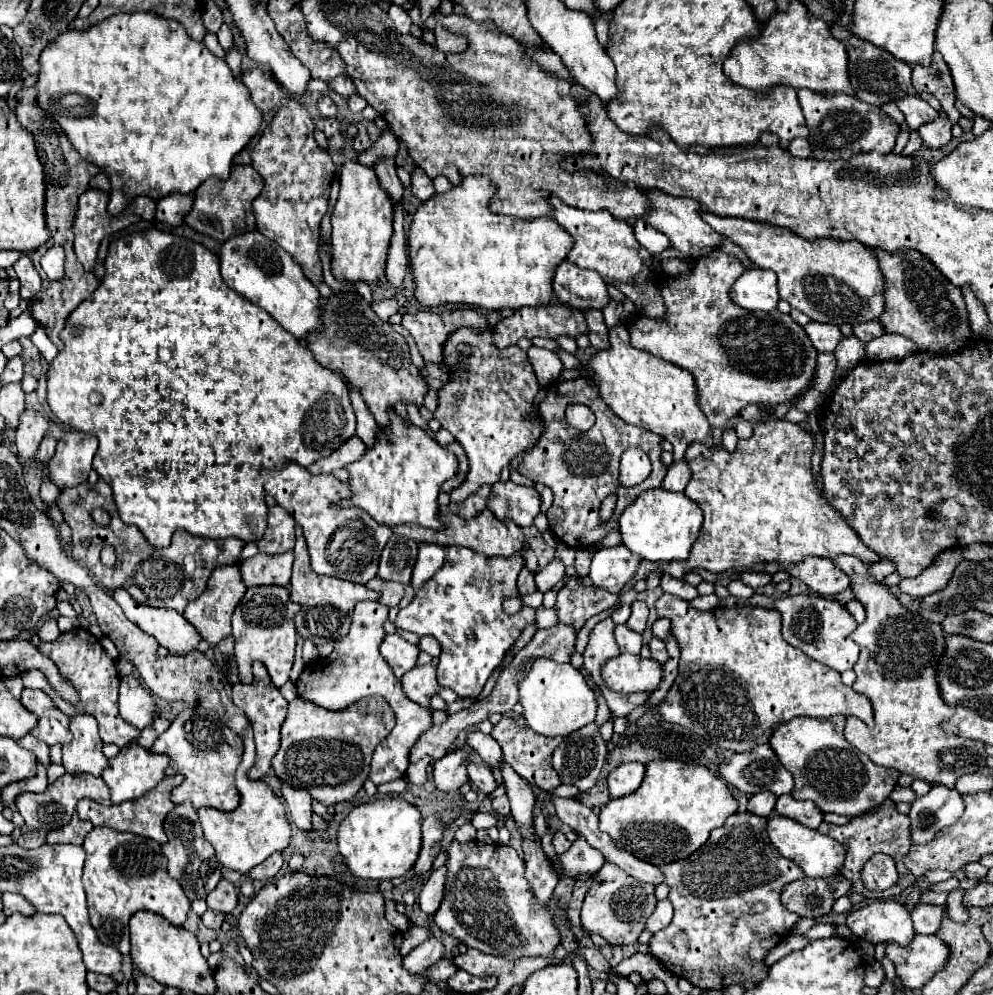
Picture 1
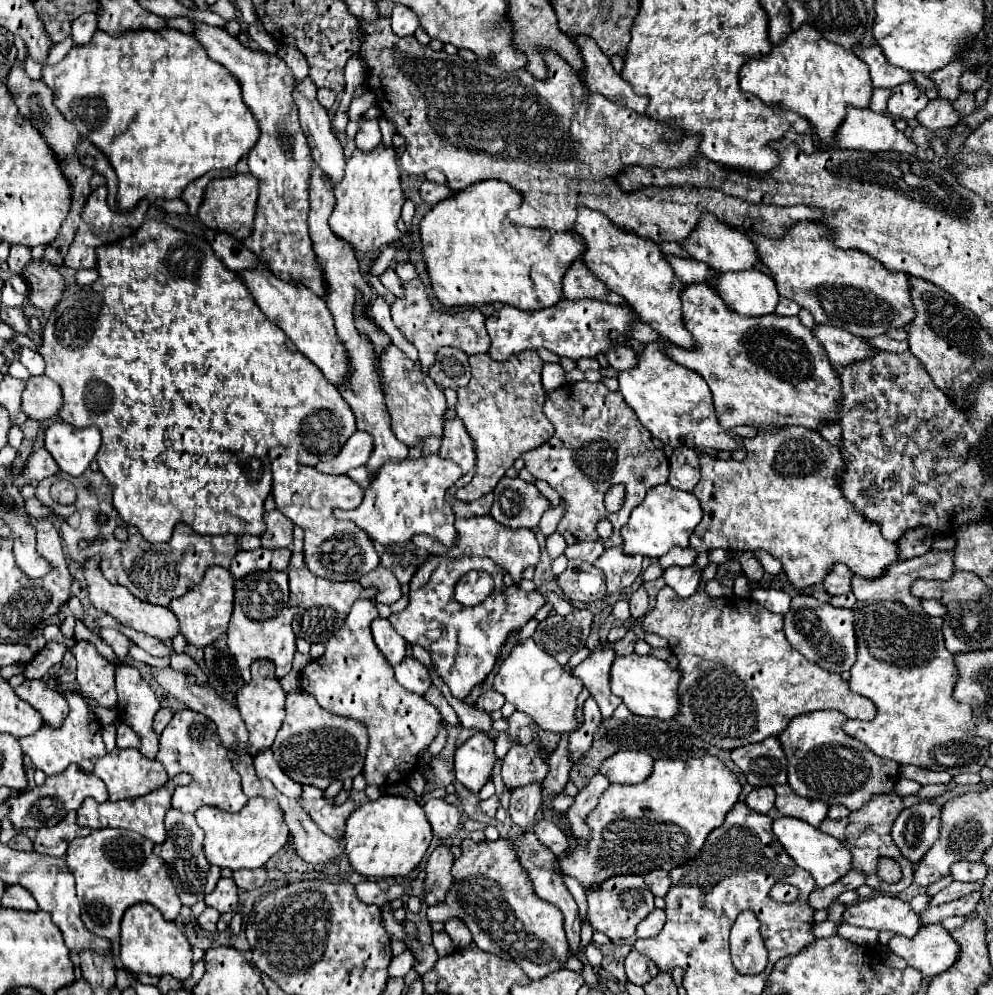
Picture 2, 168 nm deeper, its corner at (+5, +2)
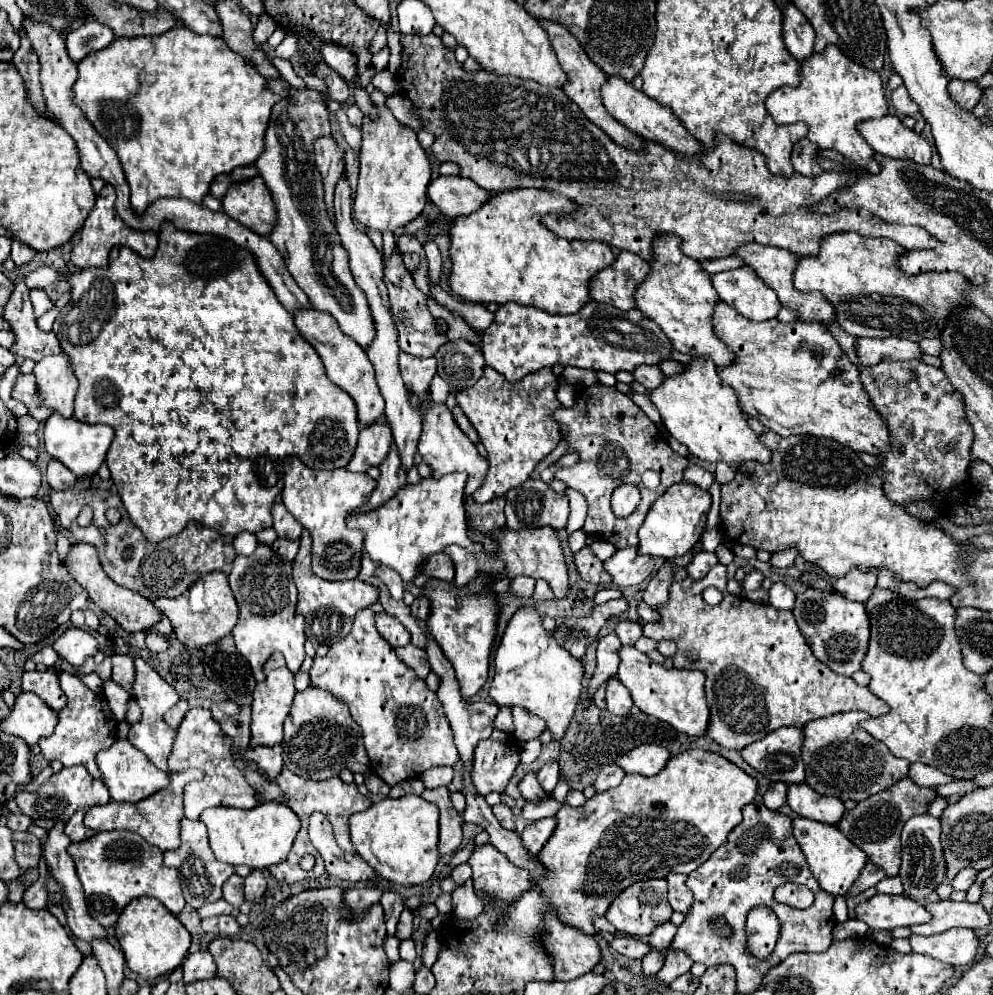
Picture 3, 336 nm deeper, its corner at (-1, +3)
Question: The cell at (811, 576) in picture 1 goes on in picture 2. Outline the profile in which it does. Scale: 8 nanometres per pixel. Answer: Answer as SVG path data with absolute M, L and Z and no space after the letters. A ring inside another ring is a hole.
M835 565L833 571L825 577L823 587L829 595L845 595L851 591L851 577L853 571L845 565Z

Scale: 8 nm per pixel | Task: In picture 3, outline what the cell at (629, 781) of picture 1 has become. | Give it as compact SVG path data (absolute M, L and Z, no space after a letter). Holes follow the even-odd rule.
M639 746L617 760L617 766L625 774L643 774L655 776L669 760L669 752L663 746Z

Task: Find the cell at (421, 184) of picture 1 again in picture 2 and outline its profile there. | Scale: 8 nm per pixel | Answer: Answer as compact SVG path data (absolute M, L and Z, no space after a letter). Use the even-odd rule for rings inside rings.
M425 181L419 189L421 193L421 199L429 205L437 205L439 201L445 201L449 197L453 197L457 191L453 191L449 185L437 185L437 183L431 183L431 181Z

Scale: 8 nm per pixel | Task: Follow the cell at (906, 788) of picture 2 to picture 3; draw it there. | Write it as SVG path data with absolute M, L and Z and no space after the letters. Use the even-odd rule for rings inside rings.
M951 782L945 786L935 786L933 790L937 792L937 796L951 796L951 794L967 794L971 792L975 786L971 782Z

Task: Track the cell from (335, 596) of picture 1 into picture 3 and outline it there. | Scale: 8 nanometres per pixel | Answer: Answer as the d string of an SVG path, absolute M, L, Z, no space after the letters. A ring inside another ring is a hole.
M307 530L301 534L301 546L299 552L293 560L293 578L299 590L299 600L297 600L297 612L305 616L305 634L307 640L315 646L319 644L335 644L343 640L353 624L353 618L357 610L367 608L379 600L379 590L367 582L361 582L359 578L355 580L345 580L345 582L329 582L321 580L319 576L313 574L311 570L311 560L309 560L309 550L311 550L311 536Z

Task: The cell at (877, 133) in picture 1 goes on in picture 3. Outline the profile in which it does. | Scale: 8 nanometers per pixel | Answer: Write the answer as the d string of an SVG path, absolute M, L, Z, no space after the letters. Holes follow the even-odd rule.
M887 114L881 120L863 120L857 124L857 130L881 156L909 158L919 164L931 162L929 142L913 130L905 128L897 116Z

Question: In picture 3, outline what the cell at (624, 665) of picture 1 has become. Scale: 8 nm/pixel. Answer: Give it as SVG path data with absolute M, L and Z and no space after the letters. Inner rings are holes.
M623 646L621 664L617 678L621 684L631 692L633 704L649 714L655 716L667 724L671 724L675 730L689 734L689 736L701 736L707 730L707 702L703 692L705 676L699 670L685 670L685 668L663 668L661 664L655 664L647 658L647 654L639 652L633 646Z

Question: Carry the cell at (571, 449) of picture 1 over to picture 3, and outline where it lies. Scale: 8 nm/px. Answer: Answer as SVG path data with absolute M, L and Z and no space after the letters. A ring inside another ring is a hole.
M593 384L593 386L587 386L587 388L581 388L577 390L575 394L575 404L571 408L557 408L555 414L553 414L553 420L559 424L559 430L563 434L563 440L567 442L567 452L577 452L579 454L579 460L575 466L567 468L567 470L559 470L555 472L555 478L557 480L563 480L569 488L581 492L585 498L587 498L587 504L589 504L589 510L587 510L587 520L583 524L583 532L587 536L595 536L595 538L601 538L601 540L607 540L611 542L615 548L629 548L629 546L637 546L639 538L637 538L637 528L641 526L651 502L655 502L655 498L659 498L671 484L675 482L683 482L683 470L687 468L687 458L675 454L671 450L671 446L661 438L659 434L659 428L647 418L647 414L635 406L631 402L631 398L627 394L621 394L617 388L609 388L609 386L603 386L603 384ZM645 470L663 470L663 482L659 484L657 490L645 490L641 488L641 504L637 506L637 510L627 516L627 518L617 518L611 514L611 508L609 508L609 498L611 498L611 492L623 484L623 482L629 482L629 484L637 484L641 486L641 474Z

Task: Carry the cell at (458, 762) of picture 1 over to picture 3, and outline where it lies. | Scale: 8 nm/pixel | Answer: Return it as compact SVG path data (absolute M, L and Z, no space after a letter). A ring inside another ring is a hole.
M493 730L493 734L481 740L473 752L471 782L481 796L503 792L517 764L519 744L513 734Z

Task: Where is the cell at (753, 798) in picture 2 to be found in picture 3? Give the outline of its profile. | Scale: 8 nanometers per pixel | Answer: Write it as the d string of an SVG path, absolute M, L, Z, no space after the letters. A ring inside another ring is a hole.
M775 782L767 788L767 792L763 794L763 804L769 810L779 810L785 804L785 794L787 794L787 784L783 782Z

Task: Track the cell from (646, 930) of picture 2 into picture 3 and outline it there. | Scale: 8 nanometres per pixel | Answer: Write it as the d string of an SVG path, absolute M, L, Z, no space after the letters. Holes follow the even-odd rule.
M669 920L669 922L663 922L659 924L651 934L649 934L649 944L657 950L663 950L663 946L669 946L671 944L671 938L675 936L675 930L677 926Z

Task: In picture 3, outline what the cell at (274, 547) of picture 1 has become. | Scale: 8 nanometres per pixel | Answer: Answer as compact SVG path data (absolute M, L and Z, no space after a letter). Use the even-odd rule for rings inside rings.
M275 504L271 508L271 516L273 516L273 530L277 532L279 538L297 540L301 536L301 532L303 532L301 522L297 522L283 504Z

